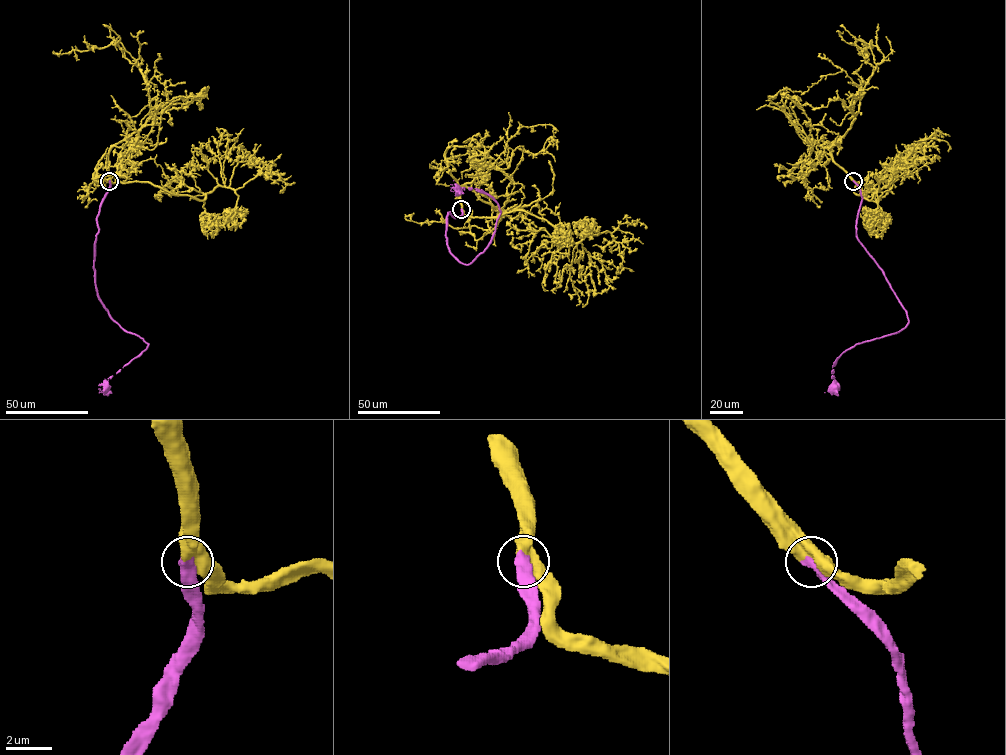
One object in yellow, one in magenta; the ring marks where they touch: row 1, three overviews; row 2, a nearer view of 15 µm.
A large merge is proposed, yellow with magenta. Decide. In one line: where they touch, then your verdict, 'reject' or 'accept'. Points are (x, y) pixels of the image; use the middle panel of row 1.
place (461, 209); accept

